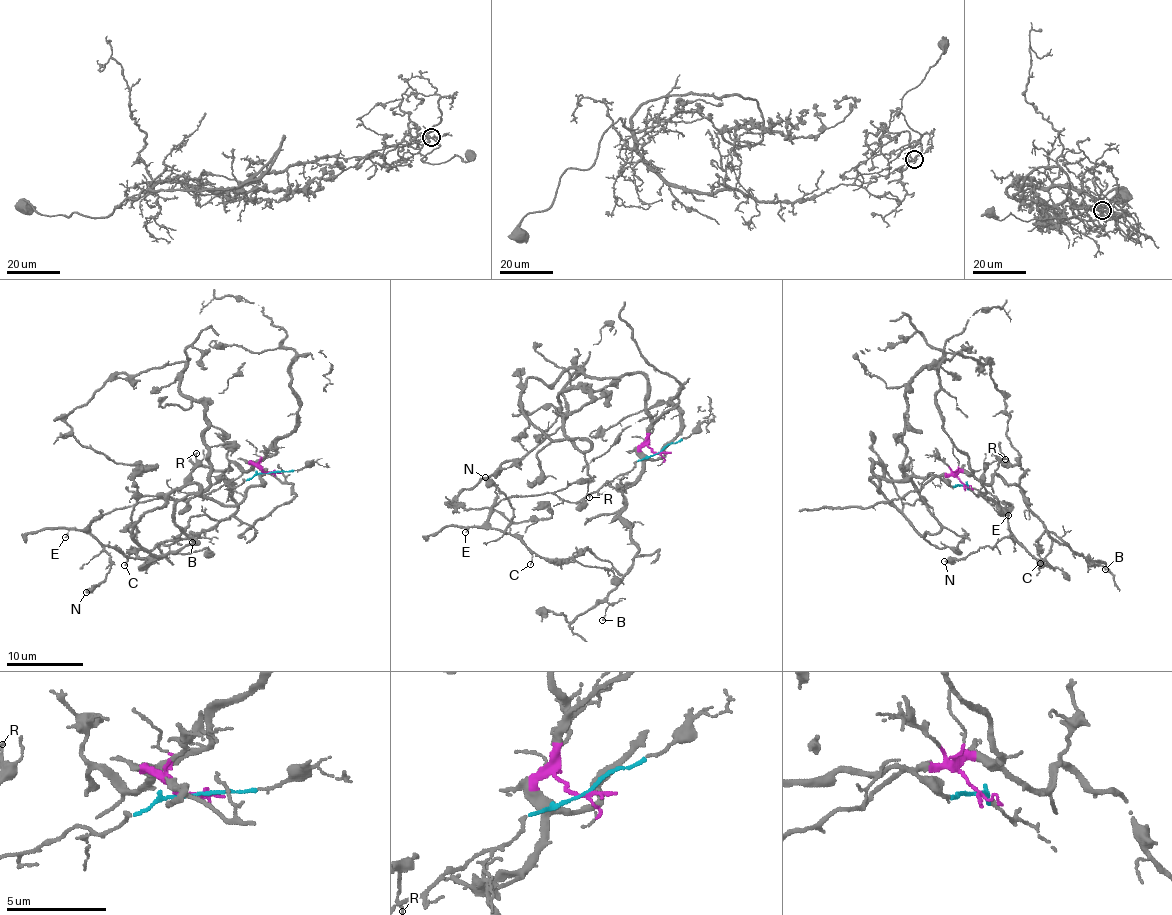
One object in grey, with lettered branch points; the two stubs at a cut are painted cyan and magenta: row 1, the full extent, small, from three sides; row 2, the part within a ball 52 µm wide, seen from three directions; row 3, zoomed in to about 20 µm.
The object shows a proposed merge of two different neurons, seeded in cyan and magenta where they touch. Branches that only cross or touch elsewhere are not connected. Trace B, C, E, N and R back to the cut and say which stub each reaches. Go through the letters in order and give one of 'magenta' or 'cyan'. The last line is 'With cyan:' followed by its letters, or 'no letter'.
B: magenta
C: cyan
E: cyan
N: cyan
R: cyan
With cyan: C, E, N, R

